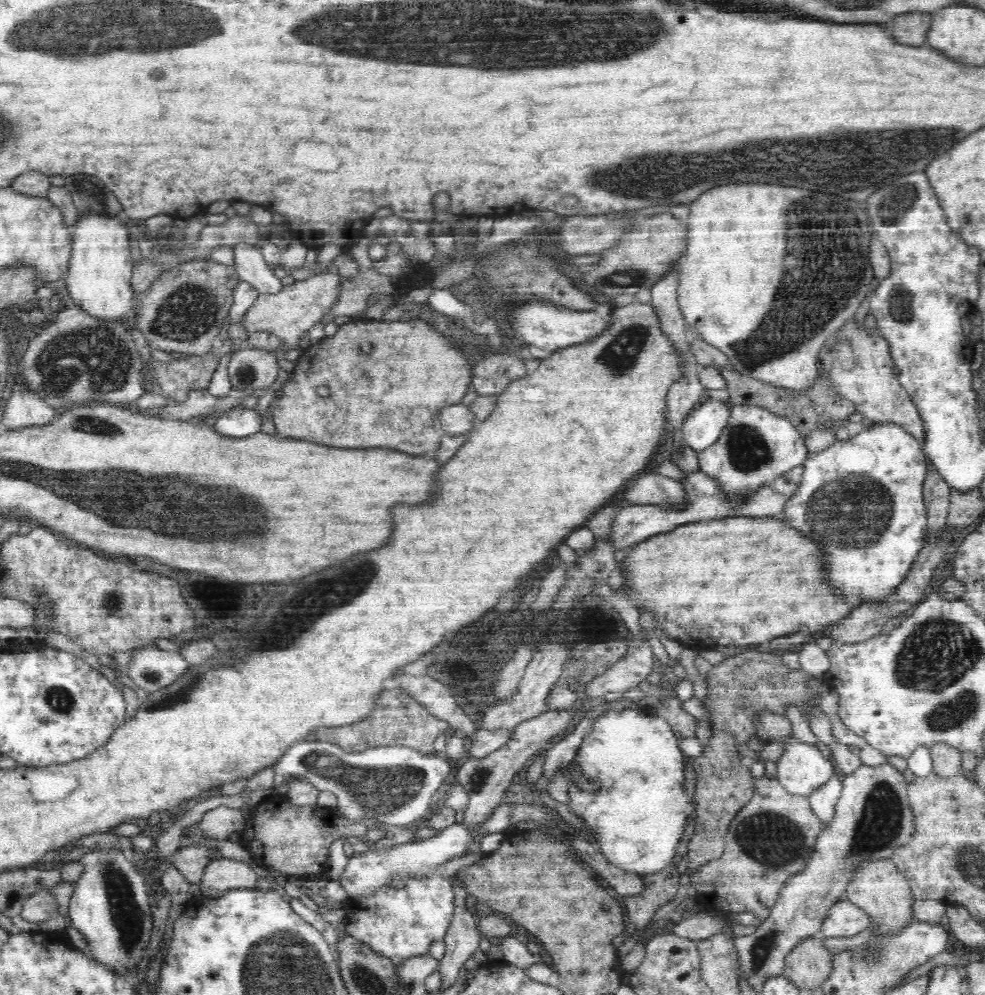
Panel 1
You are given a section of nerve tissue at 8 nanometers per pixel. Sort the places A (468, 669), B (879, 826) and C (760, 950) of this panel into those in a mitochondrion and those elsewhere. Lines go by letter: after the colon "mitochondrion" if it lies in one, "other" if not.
A: mitochondrion
B: mitochondrion
C: mitochondrion

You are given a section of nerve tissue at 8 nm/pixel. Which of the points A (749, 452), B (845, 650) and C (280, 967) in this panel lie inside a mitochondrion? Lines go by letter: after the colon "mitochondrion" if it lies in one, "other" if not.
A: mitochondrion
B: other
C: mitochondrion

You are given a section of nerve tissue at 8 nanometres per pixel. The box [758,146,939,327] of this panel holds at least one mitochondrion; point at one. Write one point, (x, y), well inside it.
(892, 206)

